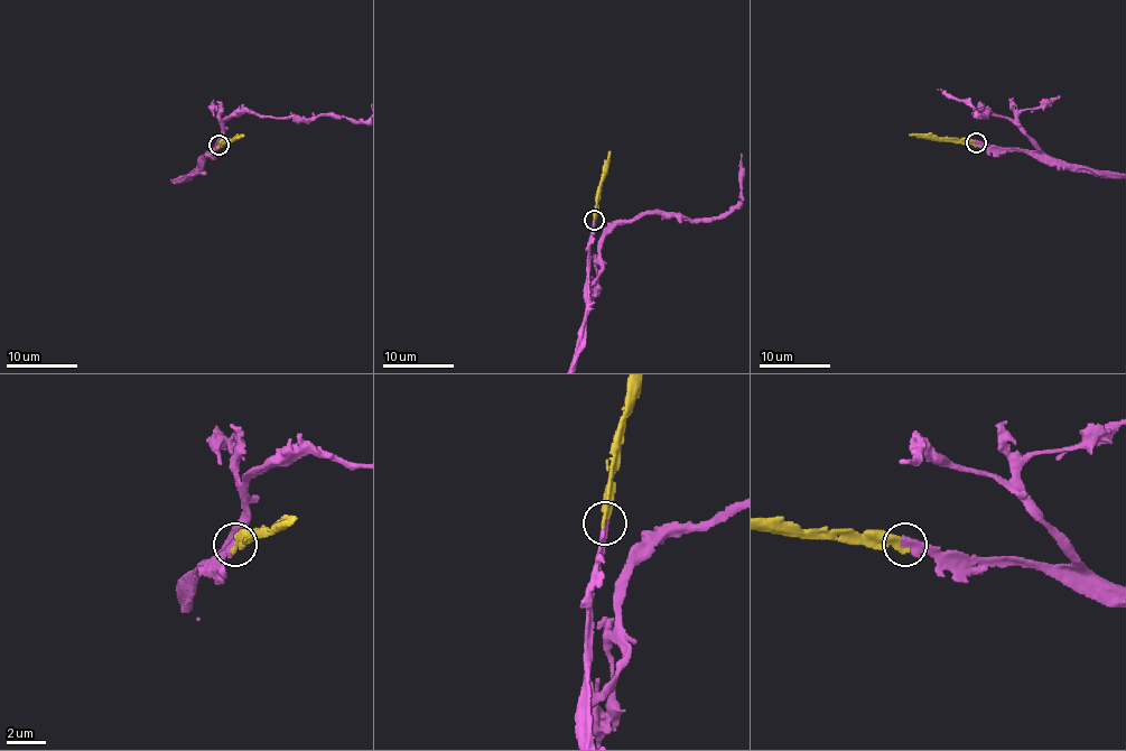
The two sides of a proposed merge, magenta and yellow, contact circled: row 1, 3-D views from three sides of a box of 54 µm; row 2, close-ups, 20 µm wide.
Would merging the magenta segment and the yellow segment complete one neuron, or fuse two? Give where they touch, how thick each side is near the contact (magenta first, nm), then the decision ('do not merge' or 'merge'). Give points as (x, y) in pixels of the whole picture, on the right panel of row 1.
(976, 142) | 400/440 nm | merge

